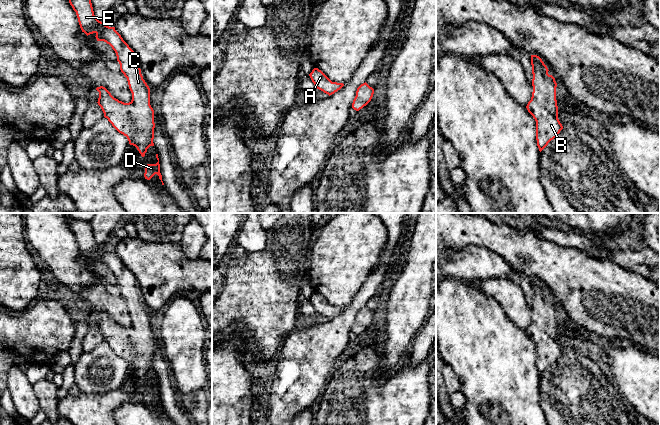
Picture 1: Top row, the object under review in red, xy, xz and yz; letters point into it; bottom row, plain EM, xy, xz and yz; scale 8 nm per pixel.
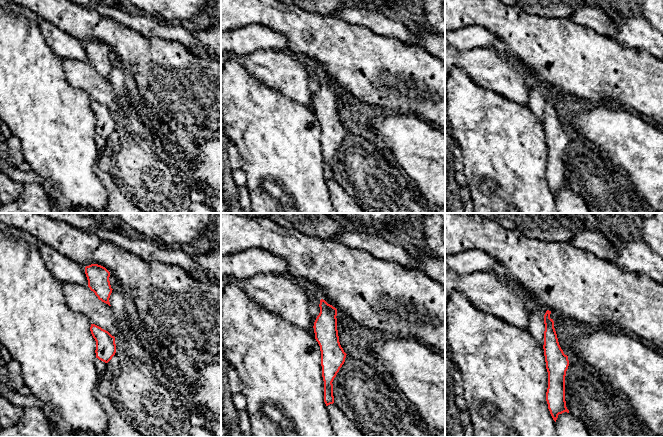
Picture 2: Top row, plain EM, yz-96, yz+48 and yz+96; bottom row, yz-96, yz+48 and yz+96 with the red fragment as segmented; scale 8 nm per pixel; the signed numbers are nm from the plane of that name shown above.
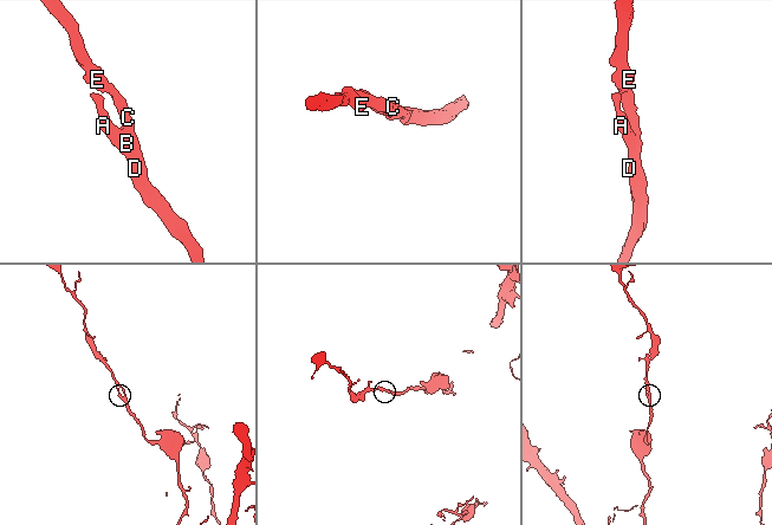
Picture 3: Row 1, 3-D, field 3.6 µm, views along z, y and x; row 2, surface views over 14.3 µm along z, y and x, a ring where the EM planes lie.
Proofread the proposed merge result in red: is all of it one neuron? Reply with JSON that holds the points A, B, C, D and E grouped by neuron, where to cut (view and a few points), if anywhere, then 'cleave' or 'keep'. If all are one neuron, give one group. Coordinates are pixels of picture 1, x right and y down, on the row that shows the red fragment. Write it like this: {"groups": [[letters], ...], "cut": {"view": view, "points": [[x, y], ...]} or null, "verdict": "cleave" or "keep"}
{"groups": [["A", "B", "C", "D", "E"]], "cut": null, "verdict": "keep"}

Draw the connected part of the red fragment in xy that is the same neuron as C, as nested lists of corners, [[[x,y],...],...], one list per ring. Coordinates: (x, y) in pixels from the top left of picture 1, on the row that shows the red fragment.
[[[69,0],[70,5],[76,12],[78,22],[82,32],[87,36],[95,33],[97,41],[104,41],[115,51],[117,61],[120,64],[120,70],[127,78],[129,89],[132,93],[132,100],[124,103],[114,98],[111,93],[103,86],[97,87],[99,92],[98,105],[101,107],[104,117],[121,134],[127,137],[129,144],[137,148],[142,157],[145,156],[147,149],[154,146],[154,110],[150,105],[150,88],[143,79],[140,64],[135,52],[123,40],[121,35],[115,30],[115,27],[109,27],[99,21],[93,11],[91,0]]]

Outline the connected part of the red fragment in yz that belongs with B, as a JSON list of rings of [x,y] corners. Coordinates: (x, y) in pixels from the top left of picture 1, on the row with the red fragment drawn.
[[[531,55],[531,65],[533,92],[531,100],[528,102],[526,108],[536,121],[536,140],[539,151],[541,152],[551,140],[557,137],[563,129],[563,126],[558,119],[558,106],[556,100],[557,83],[555,78],[548,74],[549,70],[539,56]]]

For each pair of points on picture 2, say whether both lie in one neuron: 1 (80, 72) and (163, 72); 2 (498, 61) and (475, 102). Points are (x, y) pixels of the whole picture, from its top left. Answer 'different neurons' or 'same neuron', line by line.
1: different neurons
2: different neurons

